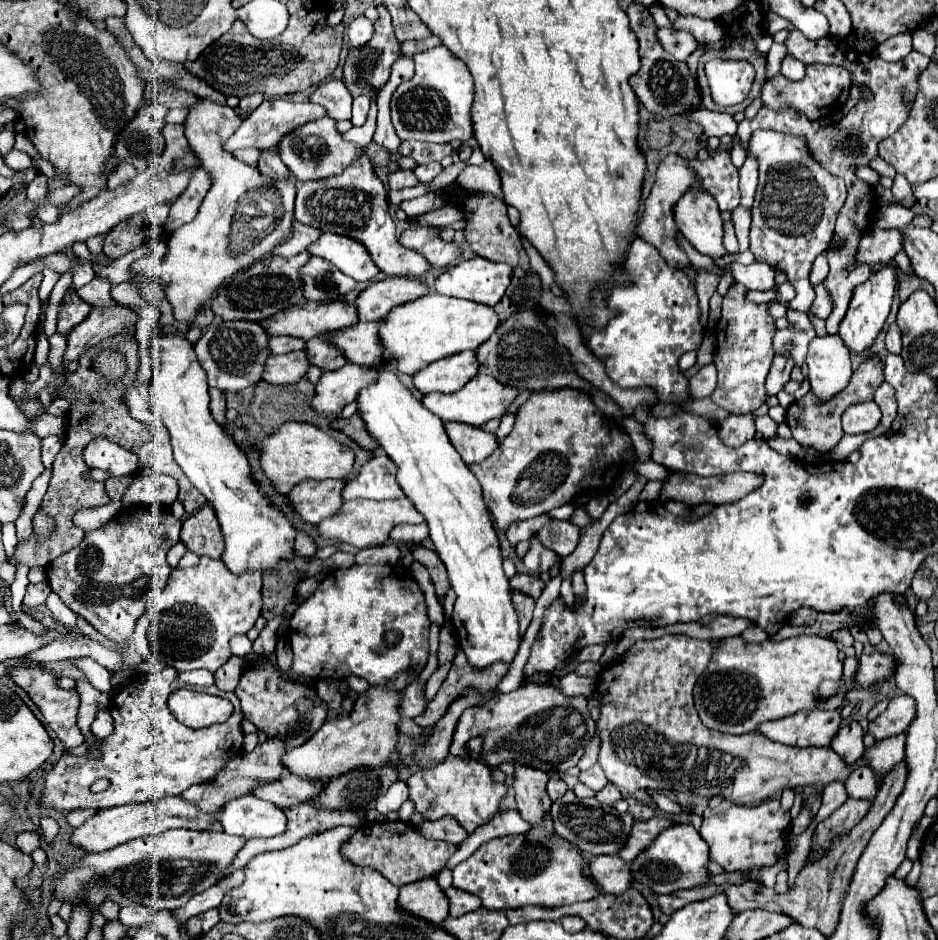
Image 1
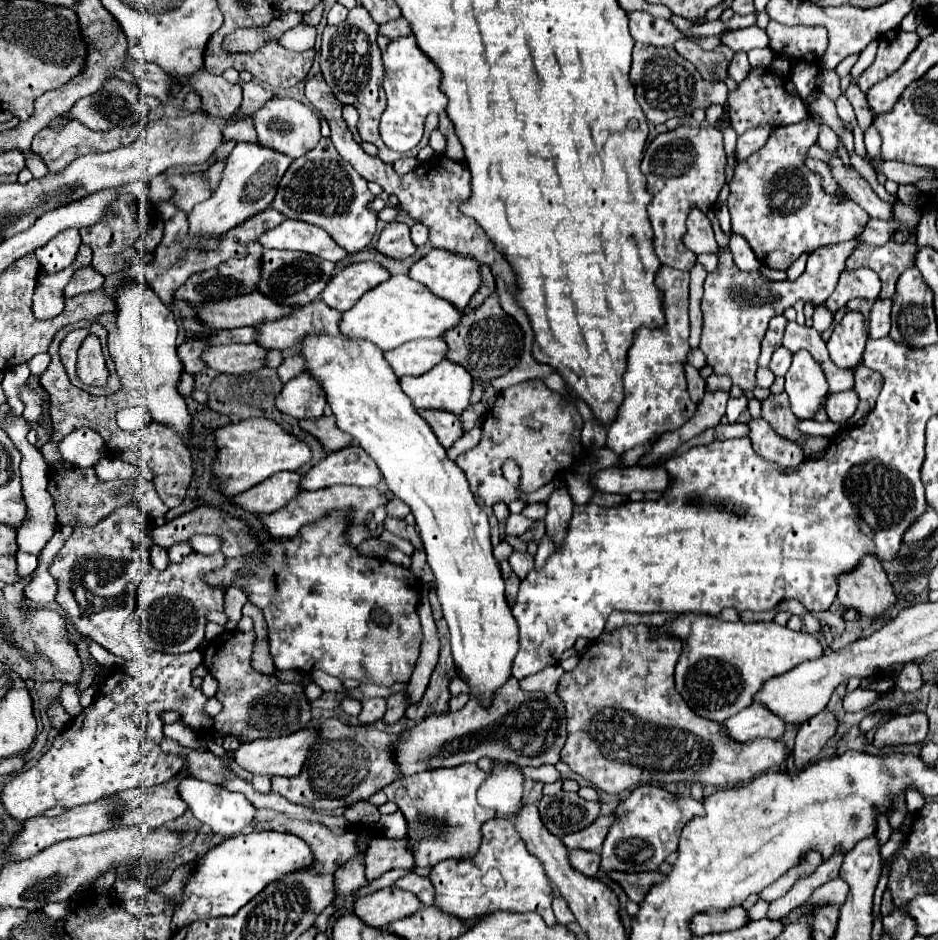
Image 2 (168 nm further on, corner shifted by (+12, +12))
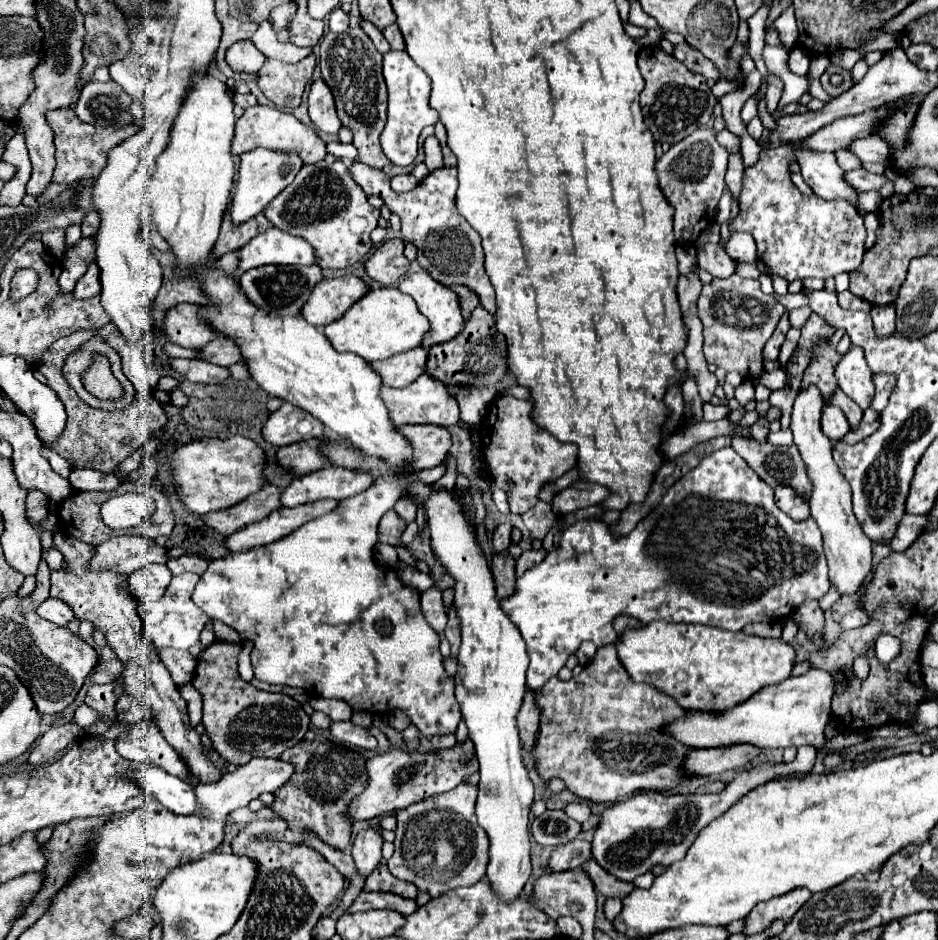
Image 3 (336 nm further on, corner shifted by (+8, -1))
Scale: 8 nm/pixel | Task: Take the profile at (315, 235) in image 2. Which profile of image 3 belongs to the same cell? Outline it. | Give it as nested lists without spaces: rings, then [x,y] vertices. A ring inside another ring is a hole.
[[[270,228],[236,252],[240,272],[266,264],[316,264],[312,246],[298,236]]]

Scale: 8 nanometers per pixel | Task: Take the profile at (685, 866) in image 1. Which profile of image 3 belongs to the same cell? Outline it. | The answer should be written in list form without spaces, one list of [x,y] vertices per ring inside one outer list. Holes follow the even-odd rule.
[[[802,746],[792,764],[756,764],[750,770],[736,774],[736,778],[720,794],[660,794],[660,792],[640,792],[626,800],[606,806],[600,814],[600,822],[592,838],[594,860],[612,876],[620,880],[634,880],[636,876],[652,870],[656,864],[670,866],[686,856],[688,848],[696,840],[698,832],[708,826],[716,816],[730,810],[744,794],[750,790],[794,772],[810,772],[814,766],[816,750],[812,746]]]

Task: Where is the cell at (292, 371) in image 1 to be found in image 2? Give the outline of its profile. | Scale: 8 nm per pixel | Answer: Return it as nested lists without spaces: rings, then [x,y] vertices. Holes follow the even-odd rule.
[[[258,343],[248,345],[216,345],[204,351],[202,359],[208,363],[210,369],[216,373],[252,373],[266,367],[268,349]]]

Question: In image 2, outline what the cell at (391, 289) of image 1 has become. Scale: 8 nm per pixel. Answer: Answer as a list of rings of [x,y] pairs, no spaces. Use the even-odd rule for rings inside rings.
[[[374,261],[354,263],[342,271],[338,271],[328,283],[326,291],[320,299],[338,311],[348,311],[364,293],[384,283],[390,277],[388,269]]]

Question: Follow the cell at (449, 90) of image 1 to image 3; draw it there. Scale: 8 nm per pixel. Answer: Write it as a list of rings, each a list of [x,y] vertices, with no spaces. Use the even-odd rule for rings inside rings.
[[[394,50],[386,52],[382,72],[388,86],[388,122],[380,138],[382,150],[390,162],[398,166],[408,166],[414,162],[418,154],[418,136],[422,128],[438,122],[438,112],[432,110],[428,104],[430,80],[428,74],[422,68],[418,68],[412,58],[406,56],[406,52],[394,52]]]

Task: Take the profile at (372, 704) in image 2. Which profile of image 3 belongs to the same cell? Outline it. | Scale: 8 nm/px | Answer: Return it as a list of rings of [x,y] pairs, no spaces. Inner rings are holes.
[[[332,722],[330,726],[332,738],[340,744],[360,748],[360,750],[376,750],[376,738],[370,738],[370,732],[352,724],[352,722]]]

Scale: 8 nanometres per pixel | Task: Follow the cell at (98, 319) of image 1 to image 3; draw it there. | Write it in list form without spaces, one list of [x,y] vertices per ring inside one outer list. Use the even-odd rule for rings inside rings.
[[[228,210],[224,212],[224,220],[222,220],[222,230],[220,230],[220,238],[214,246],[214,254],[216,256],[224,256],[228,252],[236,252],[238,248],[242,248],[248,240],[252,240],[254,236],[258,236],[260,232],[266,232],[272,224],[268,224],[268,220],[258,214],[252,220],[244,222],[244,224],[234,224],[228,216]]]

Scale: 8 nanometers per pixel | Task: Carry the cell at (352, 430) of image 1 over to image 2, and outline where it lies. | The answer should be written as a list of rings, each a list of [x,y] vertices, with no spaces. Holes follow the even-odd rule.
[[[324,415],[324,417],[316,417],[316,419],[304,419],[304,421],[300,421],[300,425],[308,433],[316,435],[328,451],[344,449],[344,447],[348,447],[352,443],[352,437],[336,427],[336,417],[334,415],[330,415],[330,417]]]

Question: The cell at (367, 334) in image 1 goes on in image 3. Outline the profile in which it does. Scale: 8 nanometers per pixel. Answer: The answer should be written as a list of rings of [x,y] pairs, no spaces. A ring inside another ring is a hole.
[[[214,338],[204,348],[200,348],[198,352],[200,352],[198,358],[204,362],[210,362],[210,364],[230,366],[230,364],[240,362],[240,354],[236,352],[232,340],[226,340],[226,338]]]

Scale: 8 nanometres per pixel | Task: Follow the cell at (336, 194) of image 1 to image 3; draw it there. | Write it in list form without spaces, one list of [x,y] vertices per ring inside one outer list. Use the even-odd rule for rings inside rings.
[[[324,160],[318,164],[306,164],[296,180],[284,188],[262,214],[276,228],[312,244],[318,266],[330,270],[348,268],[370,252],[370,232],[378,226],[380,218],[380,210],[368,204],[368,196],[340,160],[334,164],[326,164]]]

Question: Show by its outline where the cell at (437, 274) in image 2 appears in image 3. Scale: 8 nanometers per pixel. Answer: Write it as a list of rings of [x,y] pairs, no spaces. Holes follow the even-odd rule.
[[[424,270],[406,276],[402,280],[402,284],[398,286],[398,290],[408,294],[408,296],[412,296],[416,306],[418,306],[418,310],[420,310],[420,314],[424,314],[428,318],[430,330],[426,332],[426,336],[422,340],[422,348],[430,348],[434,344],[442,344],[442,342],[452,340],[460,332],[460,328],[464,326],[464,318],[460,316],[460,304],[456,300],[456,294],[450,292],[446,286],[436,284],[436,280],[430,280],[430,276],[426,276]]]

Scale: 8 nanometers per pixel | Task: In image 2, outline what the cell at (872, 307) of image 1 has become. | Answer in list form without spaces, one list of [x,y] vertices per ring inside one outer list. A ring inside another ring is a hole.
[[[848,311],[840,325],[834,327],[828,339],[830,359],[844,369],[852,369],[862,361],[864,345],[868,339],[866,319],[860,311]]]

